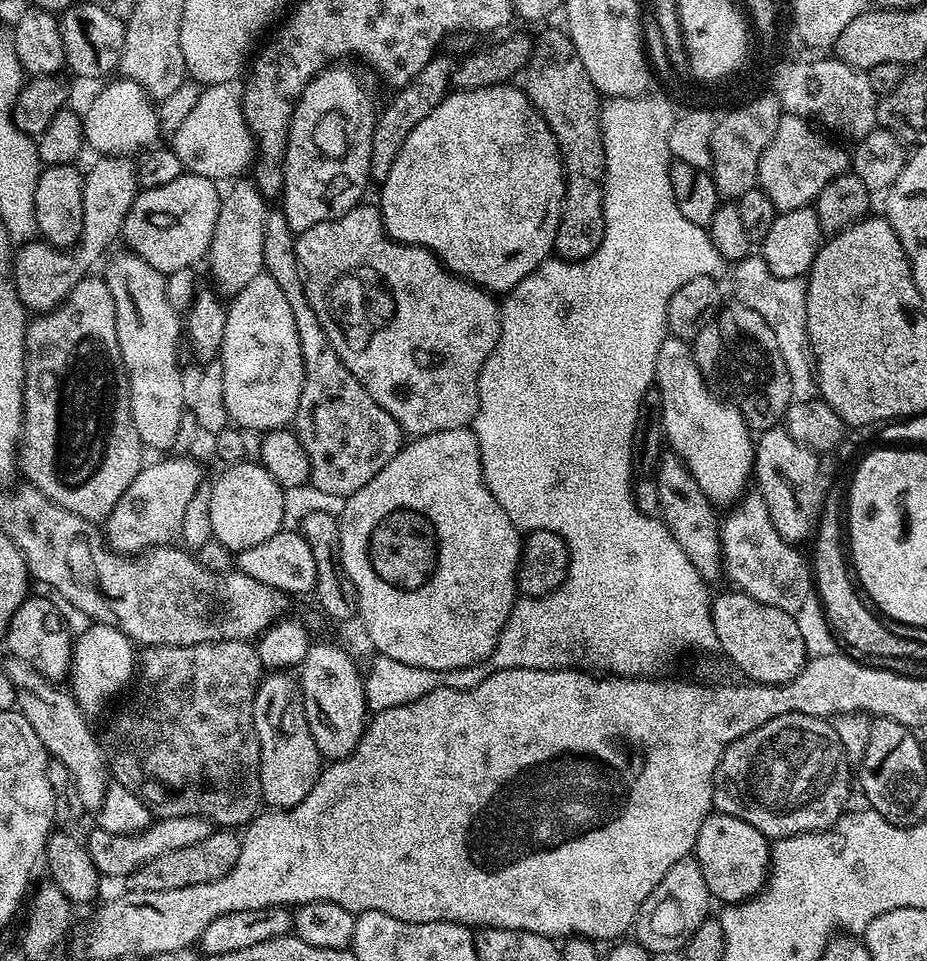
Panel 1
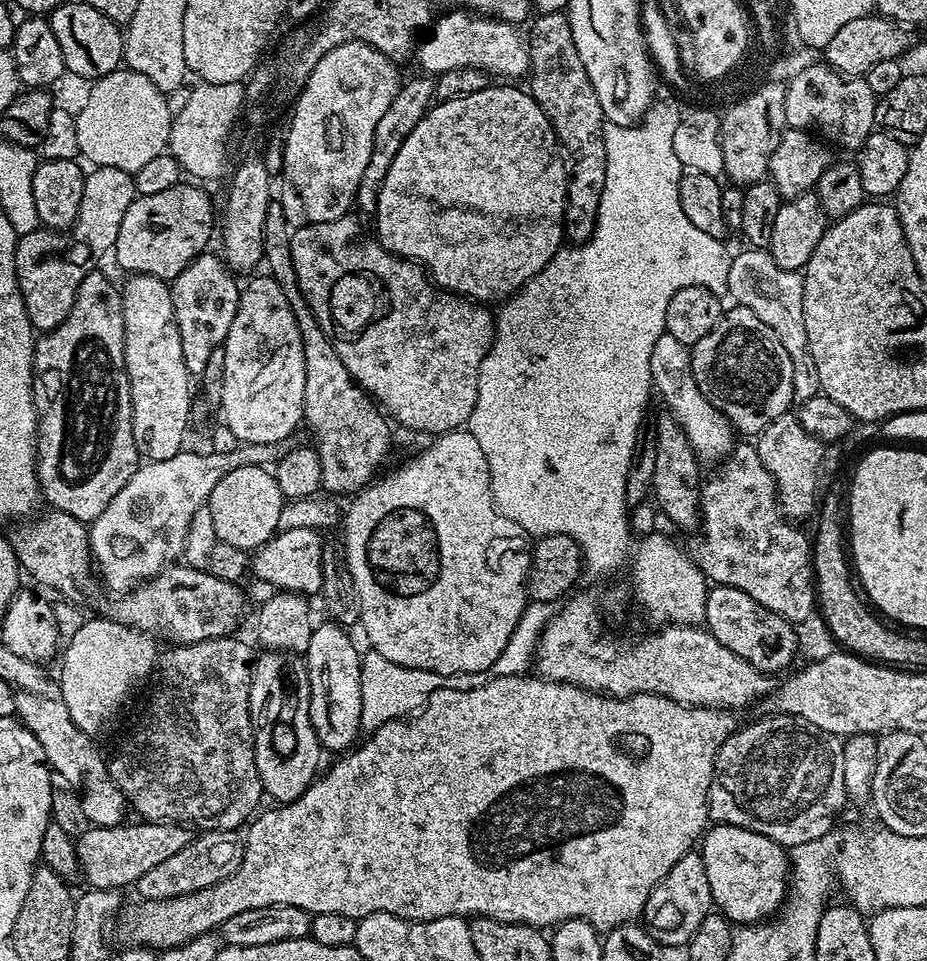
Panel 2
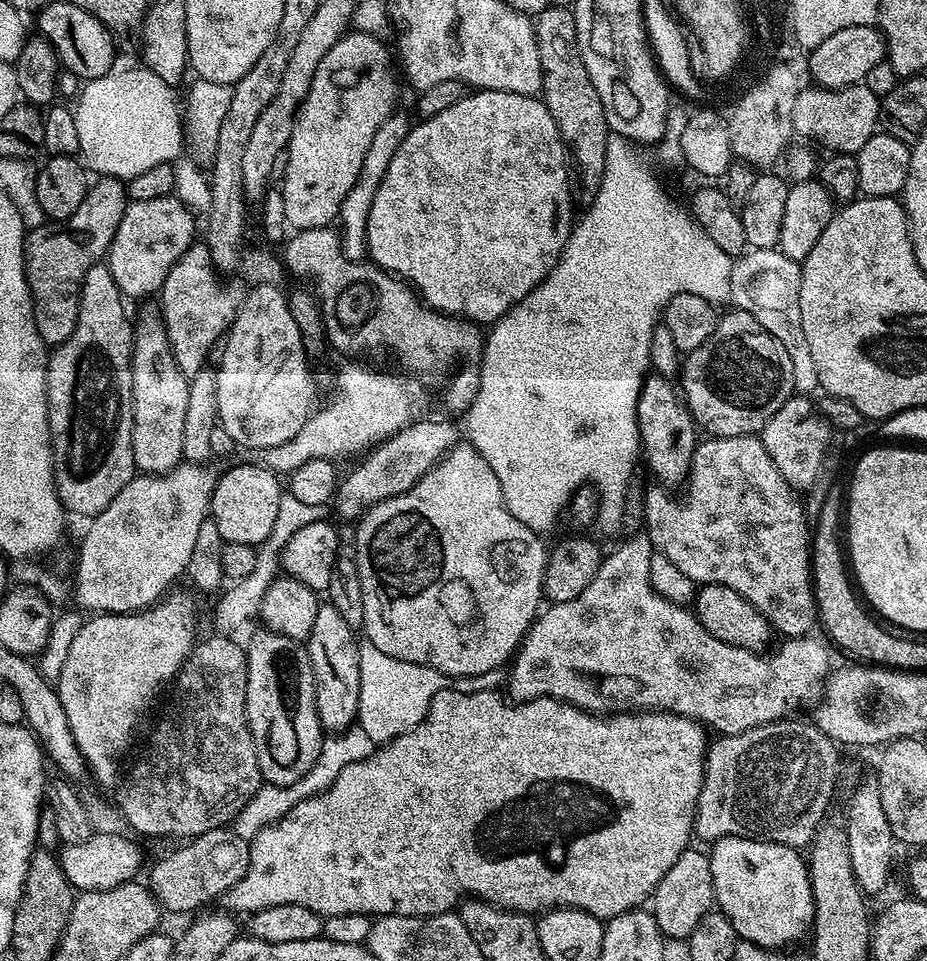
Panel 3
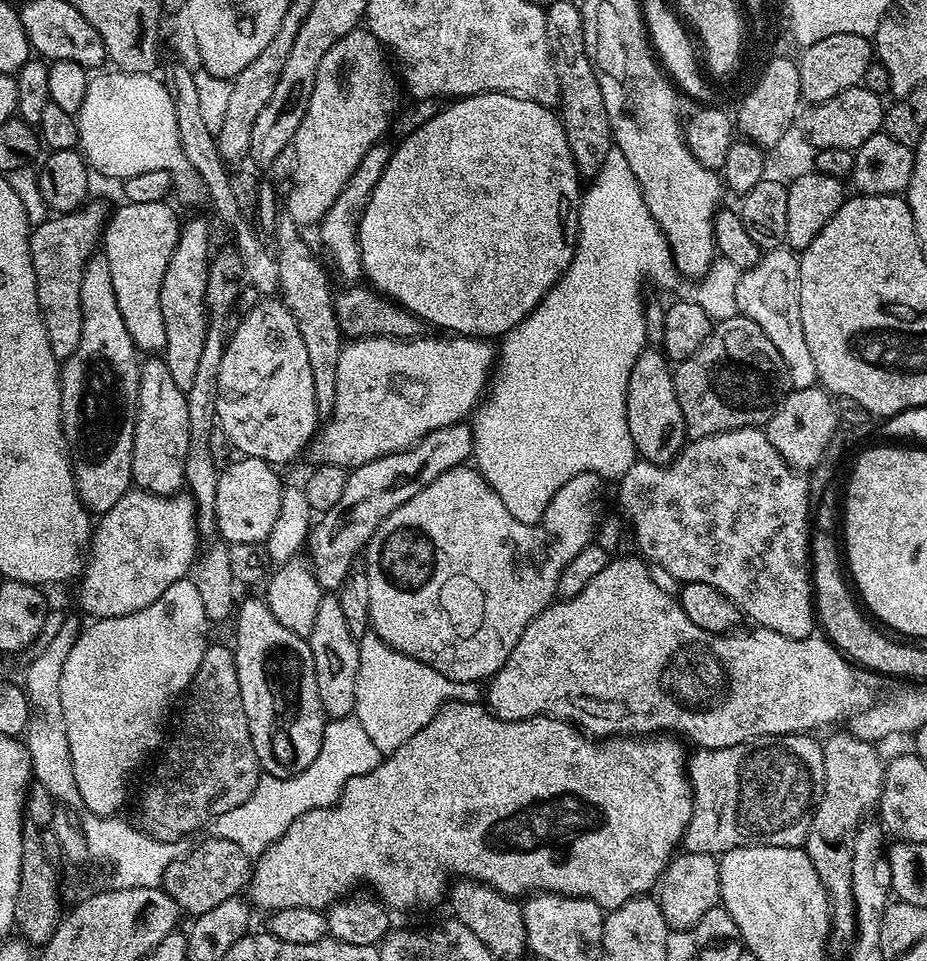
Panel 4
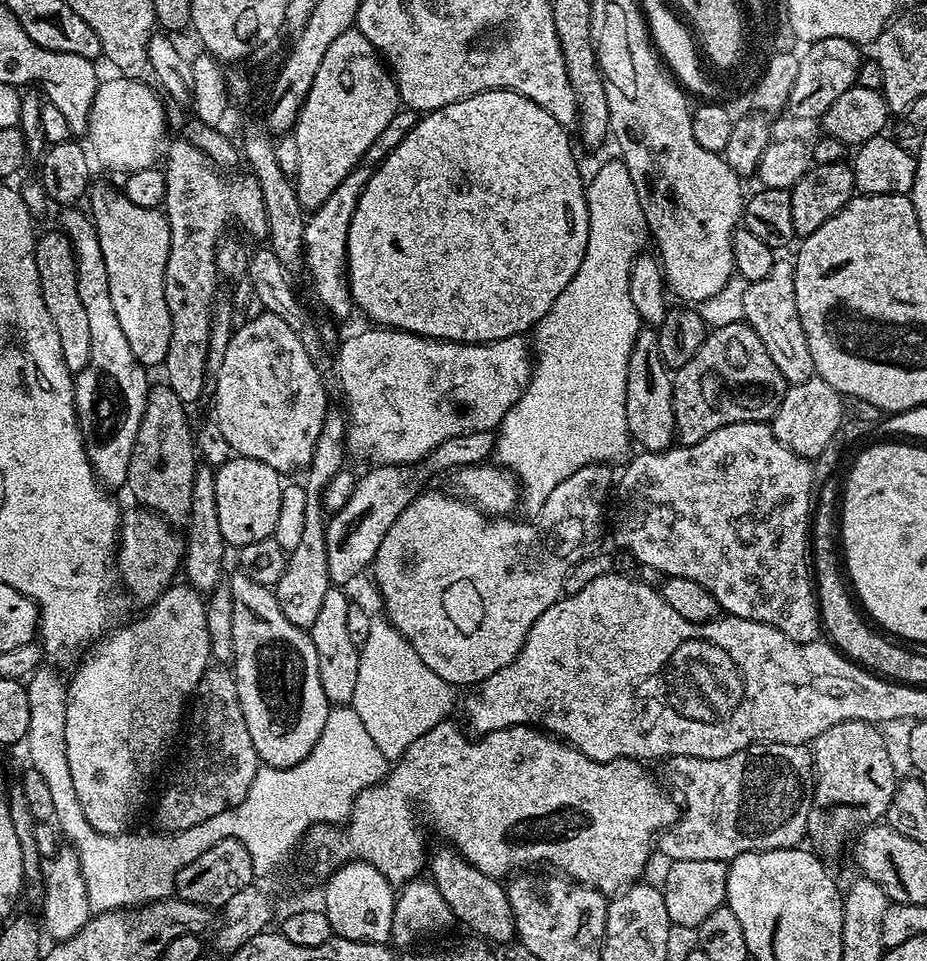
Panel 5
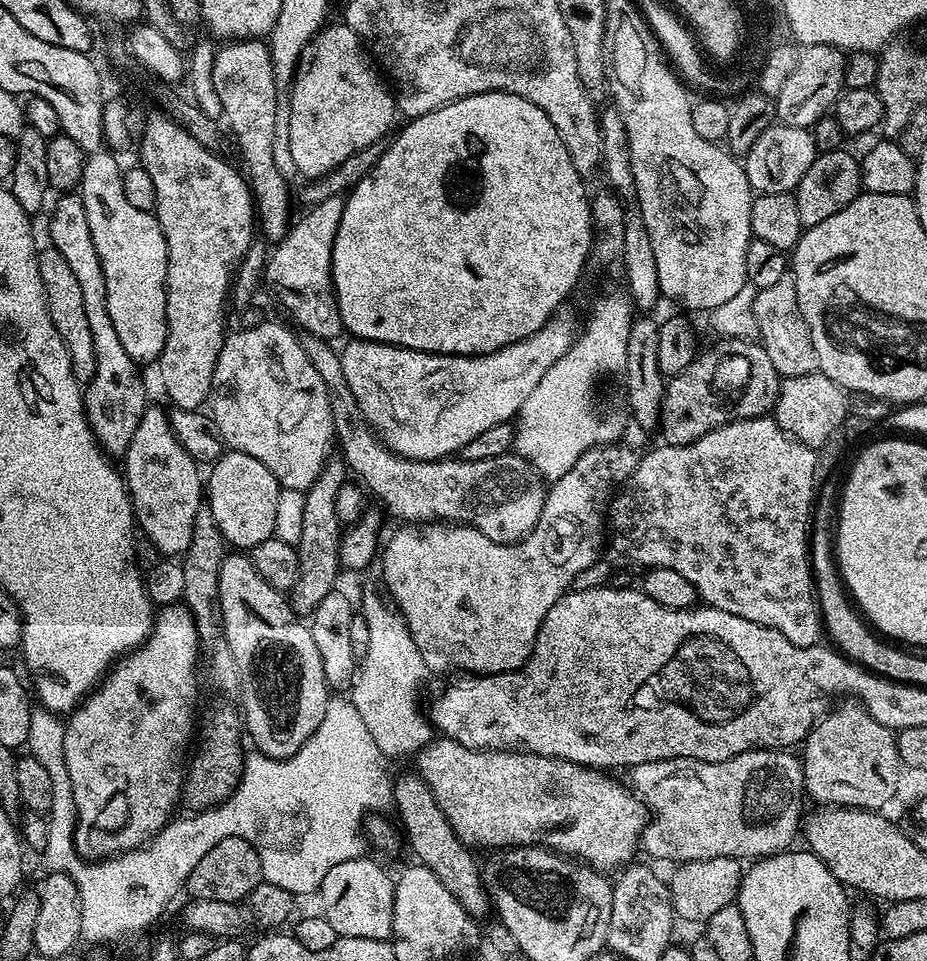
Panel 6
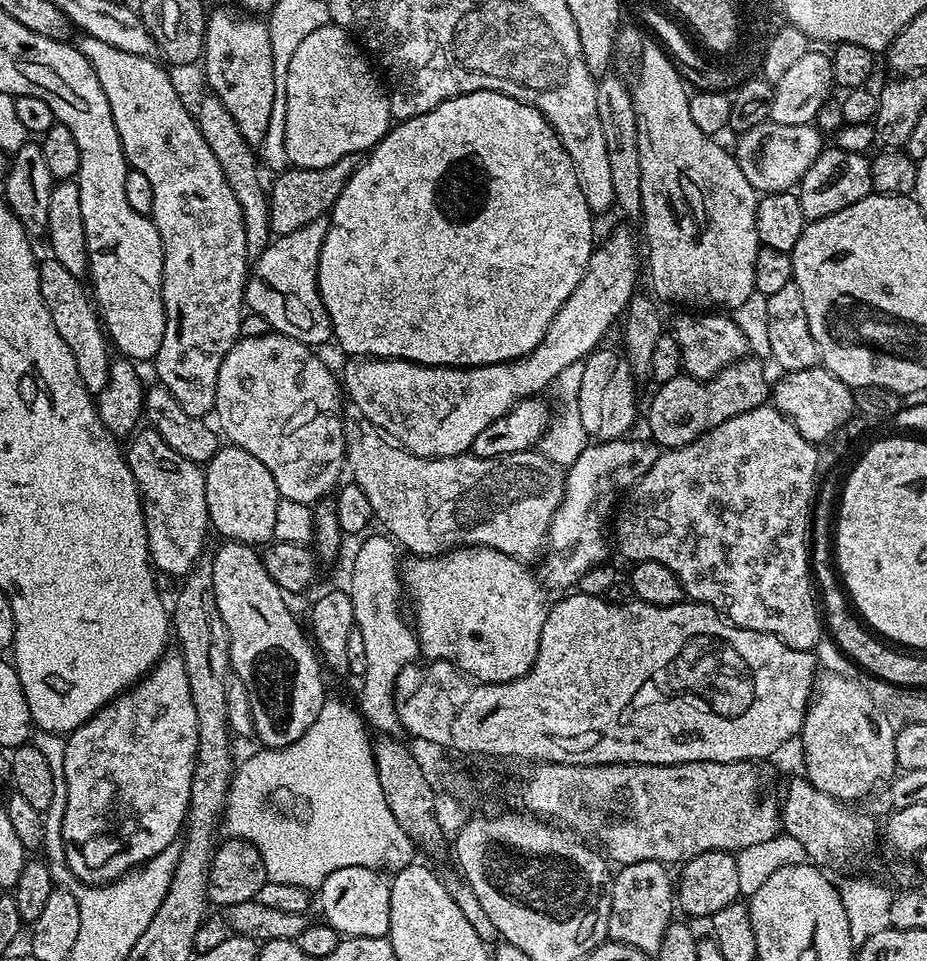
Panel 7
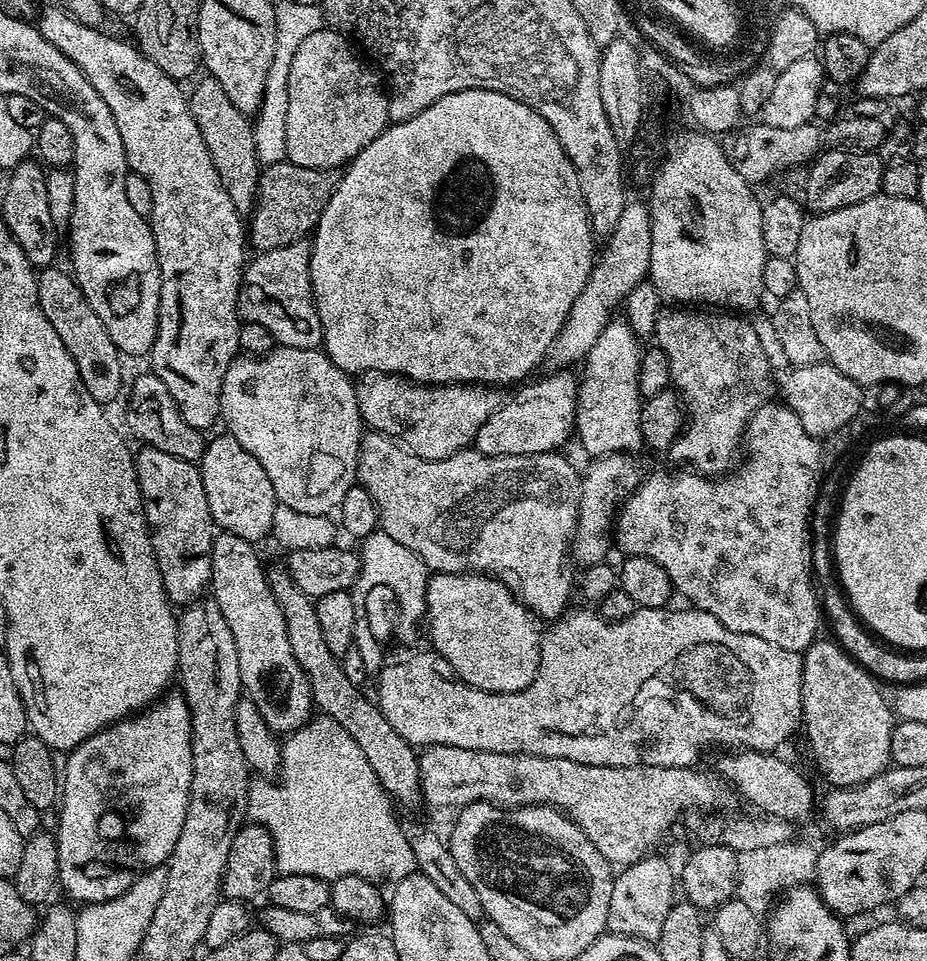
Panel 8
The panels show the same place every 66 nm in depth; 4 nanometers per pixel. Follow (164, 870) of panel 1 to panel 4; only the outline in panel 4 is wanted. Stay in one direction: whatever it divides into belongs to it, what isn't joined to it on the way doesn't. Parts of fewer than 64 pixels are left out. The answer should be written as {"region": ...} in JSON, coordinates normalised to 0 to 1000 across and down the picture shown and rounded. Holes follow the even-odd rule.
{"region":[[[223,872],[216,879],[204,881],[200,891],[194,891],[183,901],[179,901],[176,925],[188,939],[192,939],[195,950],[210,955],[222,947],[244,939],[249,932],[259,932],[266,925],[274,902],[273,896],[260,882],[247,874]]]}

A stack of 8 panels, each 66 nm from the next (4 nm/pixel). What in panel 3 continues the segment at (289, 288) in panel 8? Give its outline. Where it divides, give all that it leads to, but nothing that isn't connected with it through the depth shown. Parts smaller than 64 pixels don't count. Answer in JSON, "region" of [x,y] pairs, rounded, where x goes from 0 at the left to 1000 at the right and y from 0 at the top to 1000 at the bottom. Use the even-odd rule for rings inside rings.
{"region":[[[431,114],[424,117],[416,123],[416,127],[412,127],[412,131],[408,131],[408,136],[403,138],[403,144],[399,148],[399,156],[395,156],[388,183],[382,189],[382,194],[378,194],[378,202],[373,202],[367,215],[365,237],[369,242],[371,264],[376,271],[388,273],[397,266],[399,214],[403,214],[403,202],[408,202],[408,194],[412,194],[412,185],[416,185],[416,177],[421,177],[421,168],[425,165],[425,160],[429,160],[429,152],[434,152],[442,132],[442,125],[439,125],[434,117]]]}

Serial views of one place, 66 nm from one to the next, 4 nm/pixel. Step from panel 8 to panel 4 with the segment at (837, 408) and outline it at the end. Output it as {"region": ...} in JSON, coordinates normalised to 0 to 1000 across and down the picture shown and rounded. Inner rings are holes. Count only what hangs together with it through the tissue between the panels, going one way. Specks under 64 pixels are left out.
{"region":[[[881,402],[854,404],[830,435],[826,448],[831,464],[835,464],[839,472],[844,472],[844,477],[853,487],[875,489],[887,477],[888,469],[903,444],[904,430],[899,413],[888,403]]]}

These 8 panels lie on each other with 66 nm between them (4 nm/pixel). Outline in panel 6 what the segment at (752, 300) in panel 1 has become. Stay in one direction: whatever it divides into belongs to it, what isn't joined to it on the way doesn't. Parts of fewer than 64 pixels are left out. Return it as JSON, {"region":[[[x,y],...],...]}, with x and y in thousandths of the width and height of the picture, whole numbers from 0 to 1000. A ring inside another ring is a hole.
{"region":[[[847,285],[835,298],[817,303],[813,310],[813,331],[818,331],[818,357],[826,364],[831,377],[835,377],[835,385],[843,393],[881,386],[882,368],[878,368],[874,343],[865,331],[865,323],[861,323],[861,302],[857,288]]]}

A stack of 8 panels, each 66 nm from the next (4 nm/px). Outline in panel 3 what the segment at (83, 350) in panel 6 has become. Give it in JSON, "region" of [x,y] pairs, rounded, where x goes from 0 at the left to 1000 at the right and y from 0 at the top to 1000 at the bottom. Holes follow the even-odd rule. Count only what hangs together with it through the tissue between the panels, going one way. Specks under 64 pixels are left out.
{"region":[[[113,183],[104,188],[96,190],[88,214],[84,214],[72,229],[73,241],[63,242],[59,250],[52,246],[54,237],[49,232],[33,238],[26,247],[26,280],[35,303],[37,331],[41,348],[52,360],[71,356],[71,352],[80,348],[86,322],[86,300],[95,282],[115,267],[127,231],[132,231],[132,223],[140,211],[133,186]]]}

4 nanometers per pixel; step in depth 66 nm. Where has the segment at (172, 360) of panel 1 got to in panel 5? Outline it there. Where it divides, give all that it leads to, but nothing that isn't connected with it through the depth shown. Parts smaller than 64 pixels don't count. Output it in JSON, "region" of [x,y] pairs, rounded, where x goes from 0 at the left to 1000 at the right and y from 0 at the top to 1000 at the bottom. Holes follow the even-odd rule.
{"region":[[[179,402],[165,403],[160,409],[157,427],[153,431],[153,439],[149,443],[149,452],[145,460],[145,468],[140,472],[140,489],[138,490],[137,511],[142,511],[142,516],[148,525],[154,527],[161,533],[180,541],[187,547],[194,547],[202,542],[205,531],[205,510],[208,509],[208,493],[214,486],[214,471],[209,457],[208,442],[203,442],[201,422]]]}

